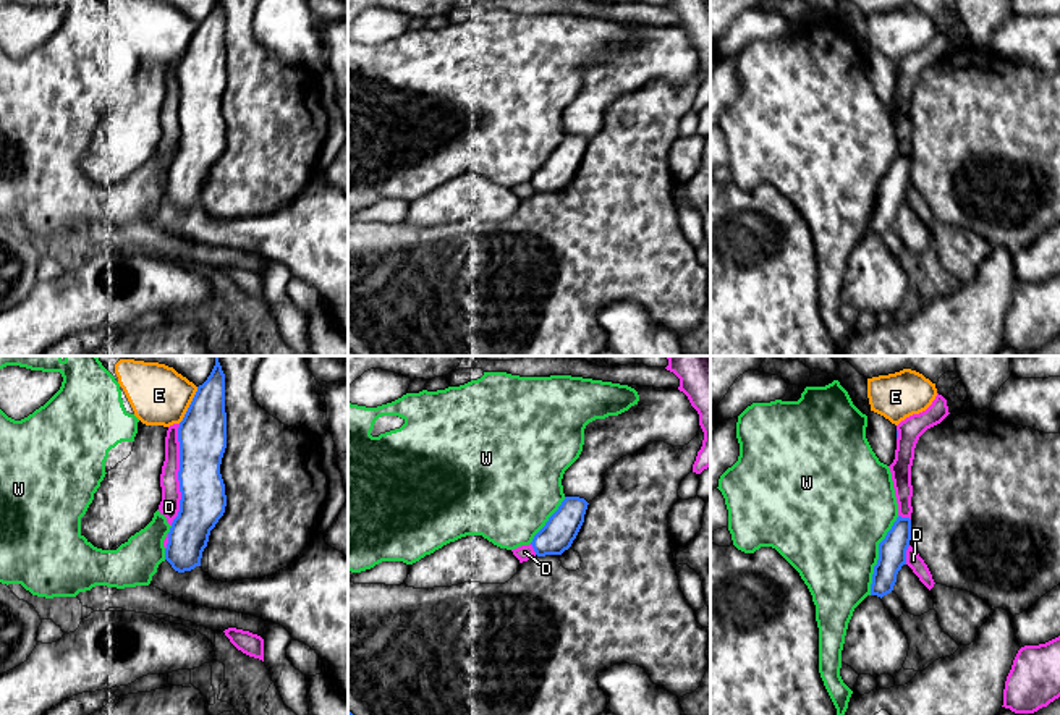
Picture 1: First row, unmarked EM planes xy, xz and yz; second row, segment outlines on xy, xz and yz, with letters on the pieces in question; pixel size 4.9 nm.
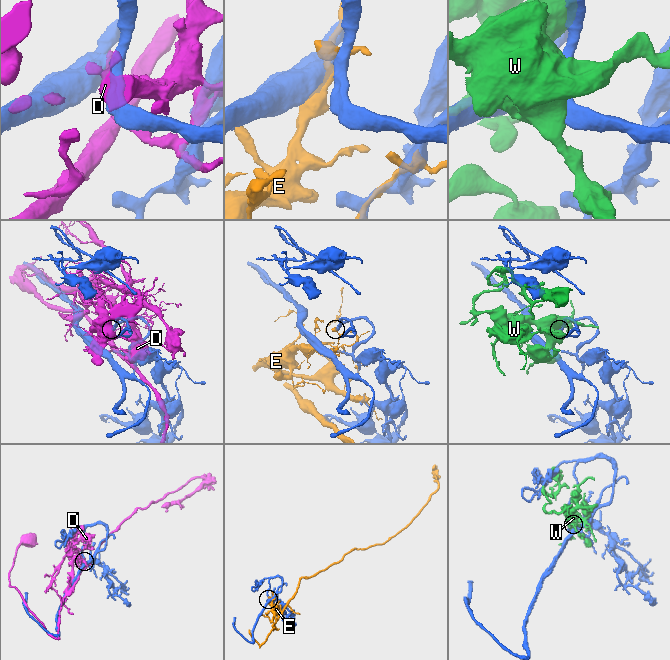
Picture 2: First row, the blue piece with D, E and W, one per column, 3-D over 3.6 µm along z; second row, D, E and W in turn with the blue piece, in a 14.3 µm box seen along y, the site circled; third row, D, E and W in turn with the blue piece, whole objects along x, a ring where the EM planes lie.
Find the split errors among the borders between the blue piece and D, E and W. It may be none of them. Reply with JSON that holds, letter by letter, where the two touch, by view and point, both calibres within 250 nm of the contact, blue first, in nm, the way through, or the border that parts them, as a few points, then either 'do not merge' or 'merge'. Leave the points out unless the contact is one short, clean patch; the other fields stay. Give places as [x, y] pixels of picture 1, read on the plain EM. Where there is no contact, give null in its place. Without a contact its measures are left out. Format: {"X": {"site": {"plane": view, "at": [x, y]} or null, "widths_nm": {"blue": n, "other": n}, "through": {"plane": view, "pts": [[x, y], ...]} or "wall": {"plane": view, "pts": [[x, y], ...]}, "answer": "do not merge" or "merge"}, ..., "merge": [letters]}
{"D": {"site": {"plane": "xy", "at": [178, 112]}, "widths_nm": {"blue": 240, "other": 100}, "answer": "do not merge"}, "E": {"site": {"plane": "xy", "at": [190, 42]}, "widths_nm": {"blue": 240, "other": 300}, "answer": "do not merge"}, "W": {"site": {"plane": "yz", "at": [879, 193]}, "widths_nm": {"blue": 140, "other": 460}, "answer": "merge"}, "merge": ["W"]}

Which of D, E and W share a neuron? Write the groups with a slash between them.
D / E / W

